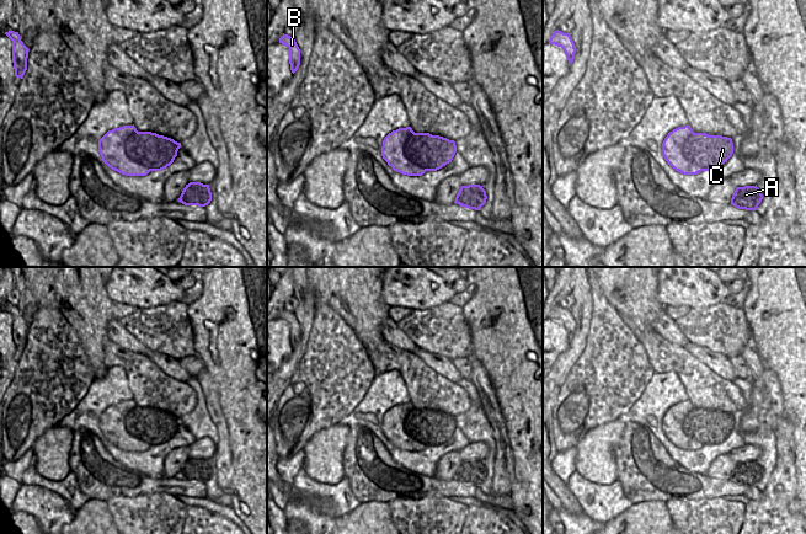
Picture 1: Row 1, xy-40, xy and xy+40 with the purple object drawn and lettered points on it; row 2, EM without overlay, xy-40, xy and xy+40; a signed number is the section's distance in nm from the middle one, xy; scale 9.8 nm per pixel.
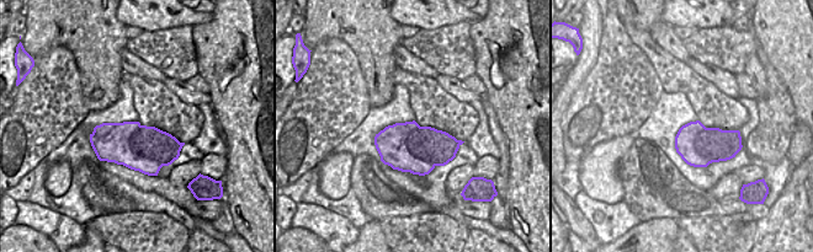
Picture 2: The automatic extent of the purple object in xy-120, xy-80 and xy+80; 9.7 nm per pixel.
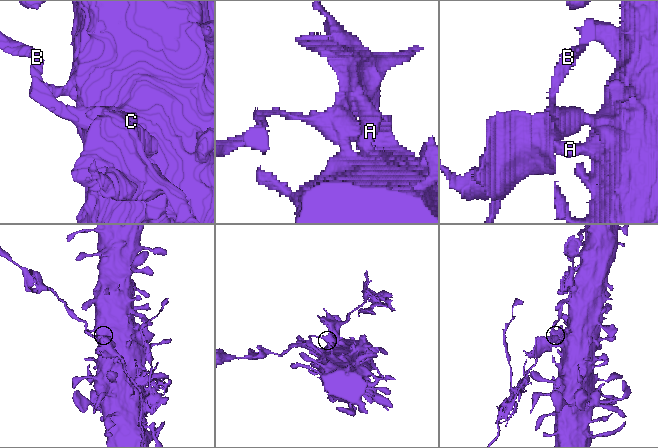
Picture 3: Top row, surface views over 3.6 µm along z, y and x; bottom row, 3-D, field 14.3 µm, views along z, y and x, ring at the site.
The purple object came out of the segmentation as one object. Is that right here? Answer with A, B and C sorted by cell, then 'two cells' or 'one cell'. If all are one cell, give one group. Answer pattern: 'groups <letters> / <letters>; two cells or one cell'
groups A B / C; two cells

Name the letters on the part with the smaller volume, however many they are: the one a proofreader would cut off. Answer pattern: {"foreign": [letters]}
{"foreign": ["A", "B"]}

